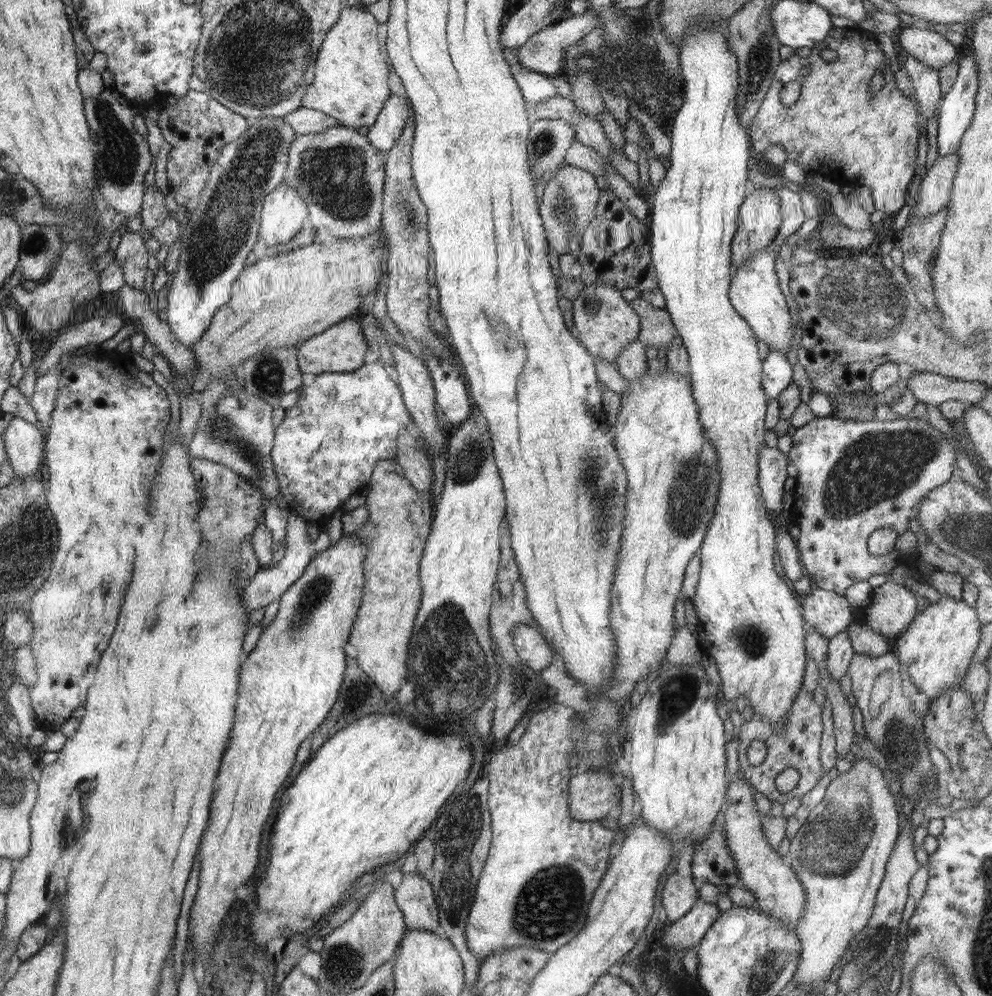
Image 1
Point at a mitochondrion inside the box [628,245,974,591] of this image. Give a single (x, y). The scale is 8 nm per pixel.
(871, 470)

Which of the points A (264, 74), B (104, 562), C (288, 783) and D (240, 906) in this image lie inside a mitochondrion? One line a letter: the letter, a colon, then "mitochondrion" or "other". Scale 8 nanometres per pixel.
A: mitochondrion
B: other
C: other
D: other

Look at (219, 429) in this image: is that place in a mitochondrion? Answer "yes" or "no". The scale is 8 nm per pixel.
yes

